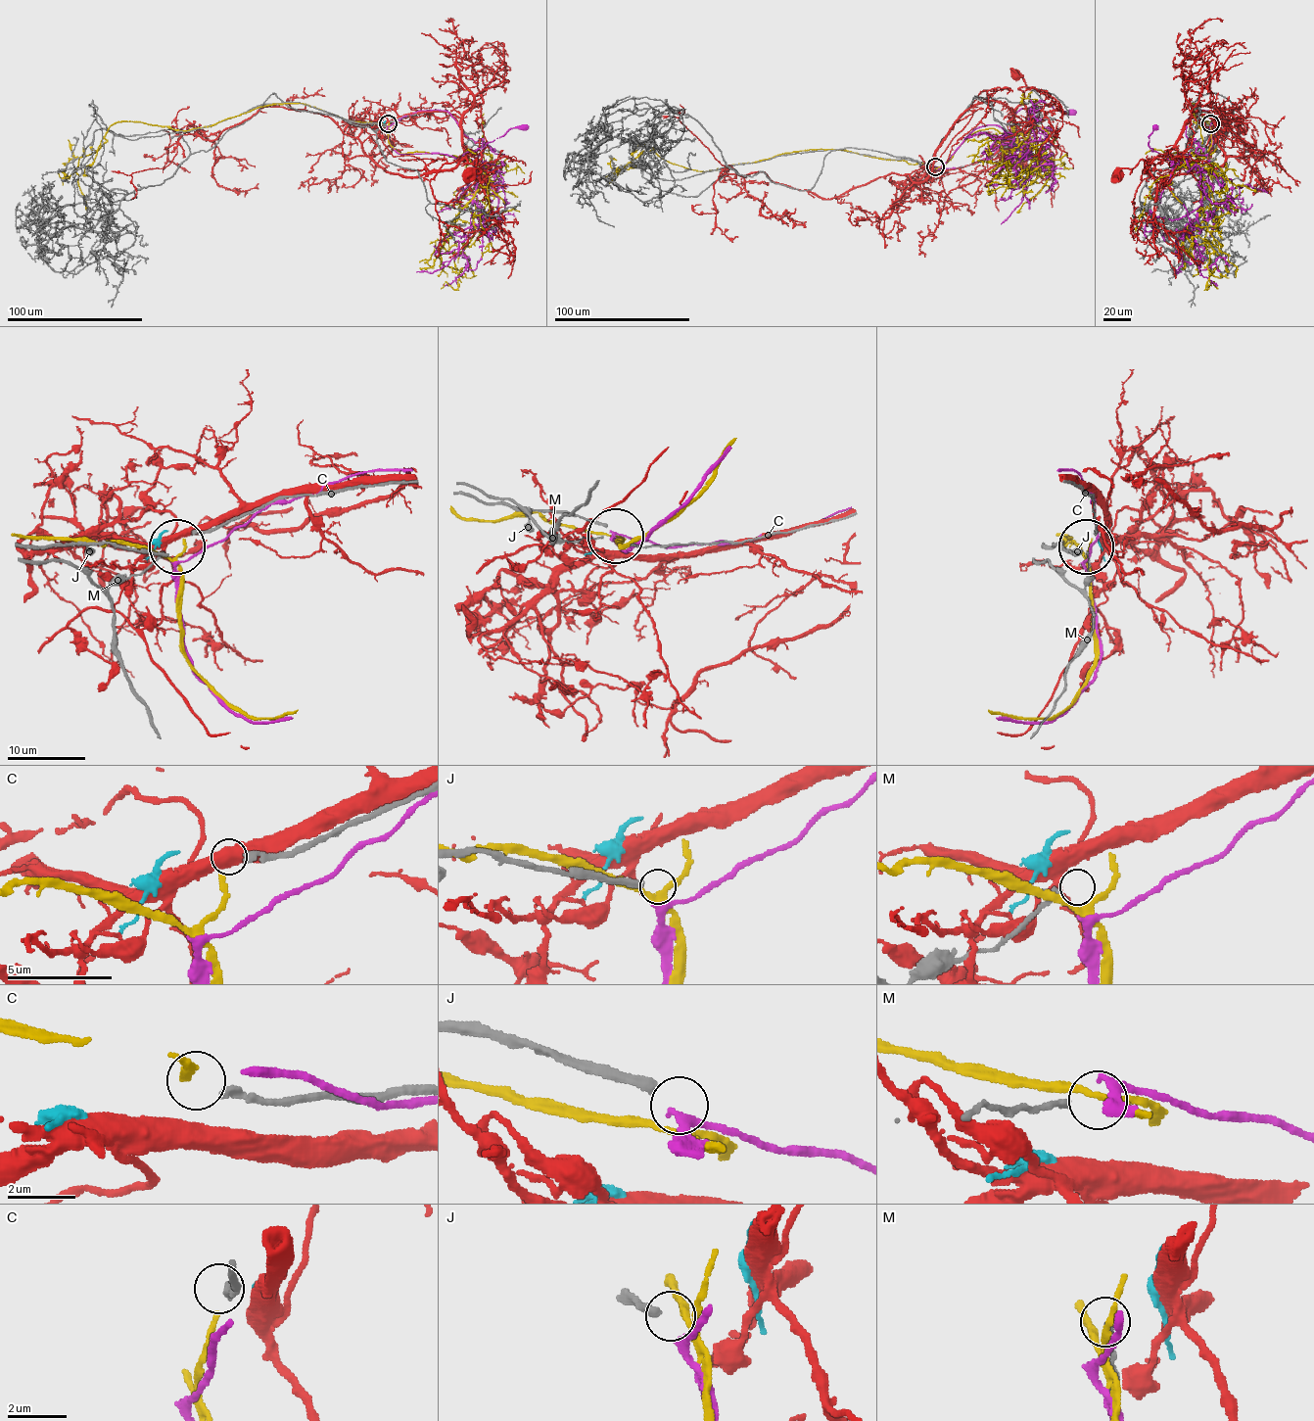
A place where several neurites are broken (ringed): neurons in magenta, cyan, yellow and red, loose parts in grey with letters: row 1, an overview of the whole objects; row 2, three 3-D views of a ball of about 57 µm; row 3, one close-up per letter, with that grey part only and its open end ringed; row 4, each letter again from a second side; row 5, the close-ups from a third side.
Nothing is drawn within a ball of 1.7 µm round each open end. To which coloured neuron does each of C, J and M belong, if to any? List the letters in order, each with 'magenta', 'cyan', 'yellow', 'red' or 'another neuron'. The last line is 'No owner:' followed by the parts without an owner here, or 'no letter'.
C: yellow
J: magenta
M: another neuron
No owner: M

